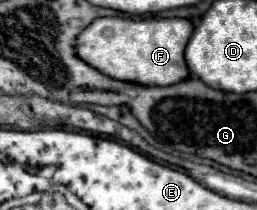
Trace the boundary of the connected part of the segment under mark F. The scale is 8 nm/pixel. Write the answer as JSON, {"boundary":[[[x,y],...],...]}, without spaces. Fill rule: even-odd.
{"boundary":[[[105,16],[91,22],[77,36],[77,56],[95,70],[123,82],[143,86],[171,86],[189,76],[183,52],[191,38],[193,24],[185,18],[143,18],[131,20]]]}

